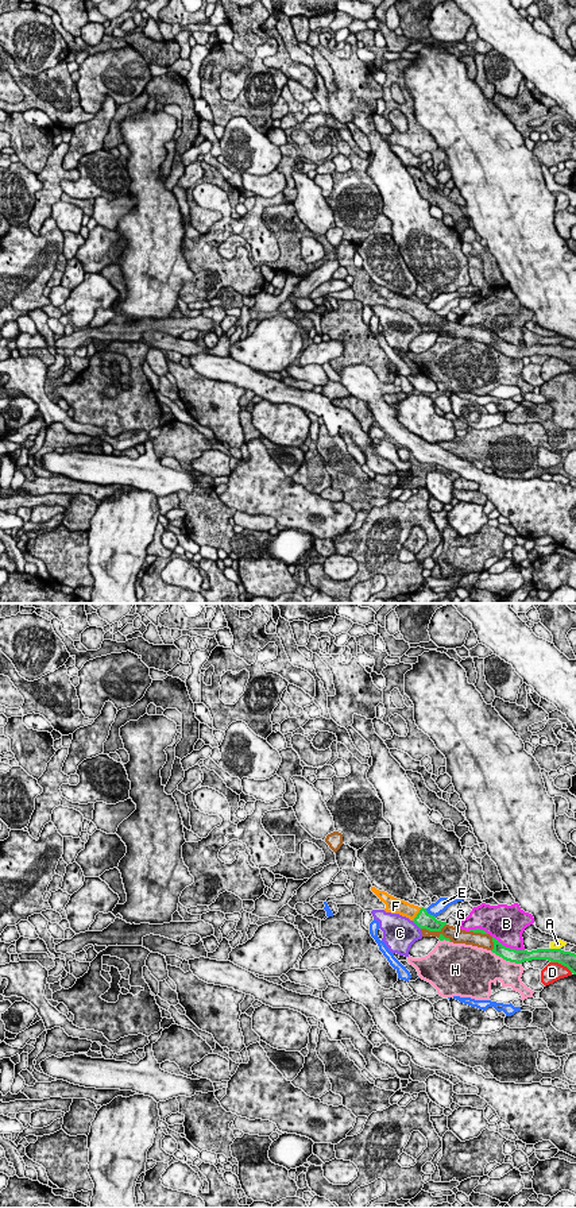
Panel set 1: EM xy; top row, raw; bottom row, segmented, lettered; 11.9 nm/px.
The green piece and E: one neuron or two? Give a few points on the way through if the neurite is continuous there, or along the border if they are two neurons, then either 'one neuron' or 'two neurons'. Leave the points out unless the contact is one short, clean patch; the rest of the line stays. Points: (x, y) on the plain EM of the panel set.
border along xy (425, 304), (435, 312); two neurons

